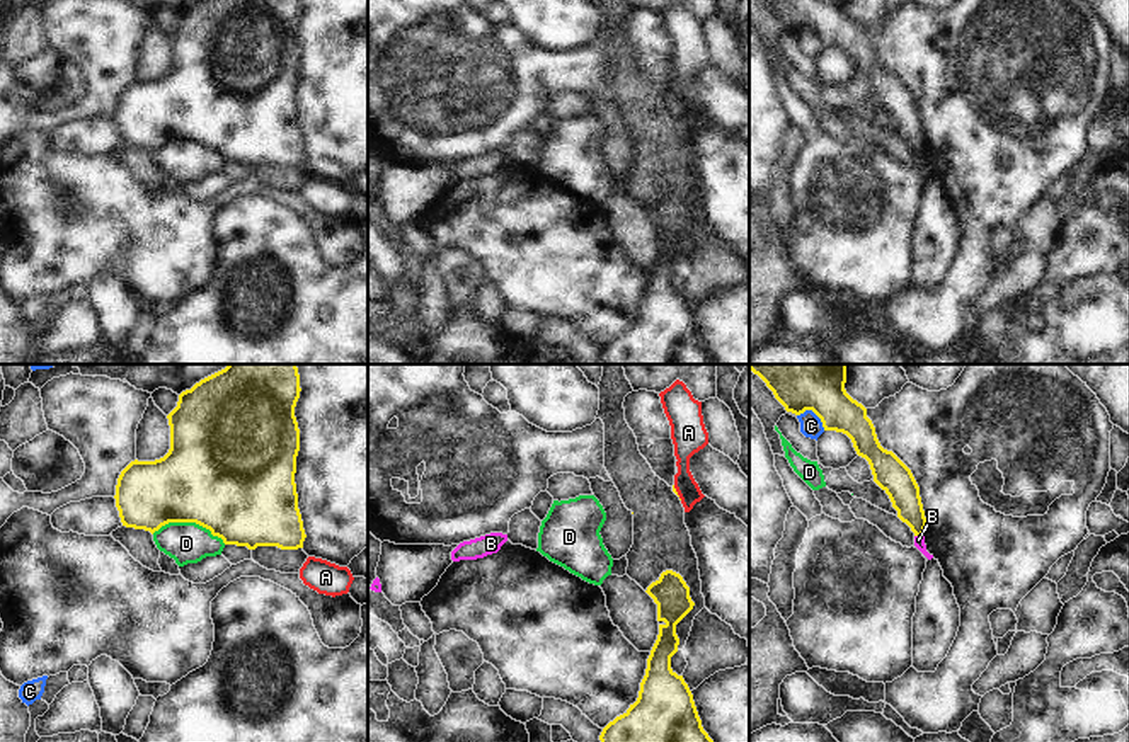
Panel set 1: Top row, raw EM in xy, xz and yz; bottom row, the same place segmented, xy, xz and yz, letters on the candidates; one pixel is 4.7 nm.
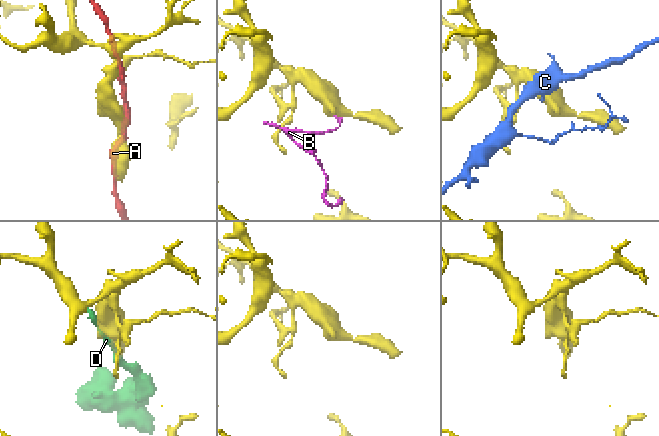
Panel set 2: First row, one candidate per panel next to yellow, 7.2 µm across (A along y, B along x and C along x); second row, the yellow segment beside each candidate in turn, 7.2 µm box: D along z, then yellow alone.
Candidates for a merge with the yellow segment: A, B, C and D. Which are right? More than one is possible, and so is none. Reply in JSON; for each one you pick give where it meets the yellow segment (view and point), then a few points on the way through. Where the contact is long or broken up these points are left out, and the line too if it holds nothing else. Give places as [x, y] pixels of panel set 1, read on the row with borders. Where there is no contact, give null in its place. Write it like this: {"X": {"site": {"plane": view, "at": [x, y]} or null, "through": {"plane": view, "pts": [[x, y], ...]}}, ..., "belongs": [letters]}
{"belongs": []}

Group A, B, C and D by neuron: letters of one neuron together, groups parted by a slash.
A / B / C / D

